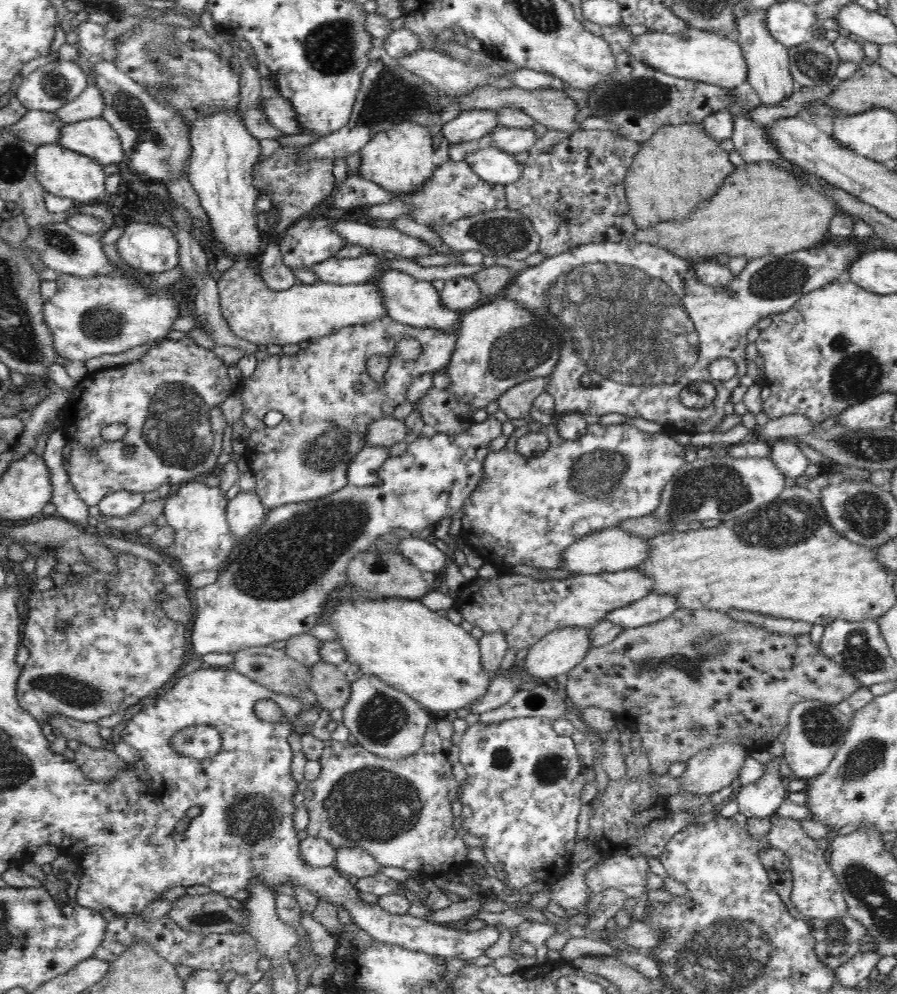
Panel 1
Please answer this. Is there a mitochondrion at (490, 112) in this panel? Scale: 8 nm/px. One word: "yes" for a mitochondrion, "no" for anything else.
no

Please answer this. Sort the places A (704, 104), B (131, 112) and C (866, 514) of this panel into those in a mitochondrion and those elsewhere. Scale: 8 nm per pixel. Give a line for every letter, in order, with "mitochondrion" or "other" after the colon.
A: other
B: mitochondrion
C: mitochondrion

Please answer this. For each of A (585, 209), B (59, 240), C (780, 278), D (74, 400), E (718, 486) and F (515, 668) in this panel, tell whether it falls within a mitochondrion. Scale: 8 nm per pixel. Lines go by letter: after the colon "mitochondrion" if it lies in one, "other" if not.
A: mitochondrion
B: mitochondrion
C: mitochondrion
D: other
E: mitochondrion
F: other

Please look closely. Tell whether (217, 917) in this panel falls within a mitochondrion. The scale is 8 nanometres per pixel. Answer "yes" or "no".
yes

